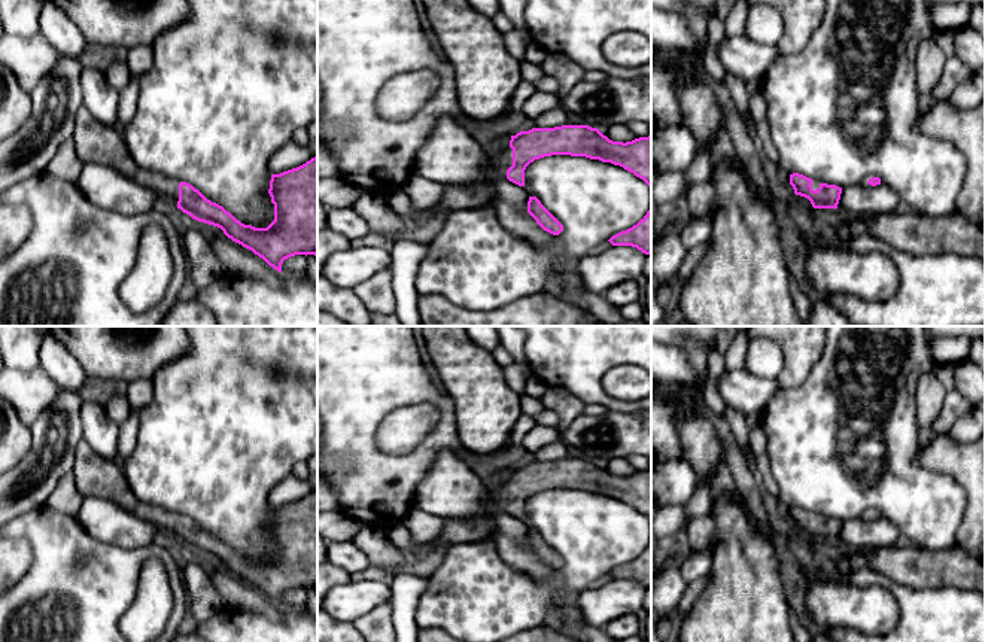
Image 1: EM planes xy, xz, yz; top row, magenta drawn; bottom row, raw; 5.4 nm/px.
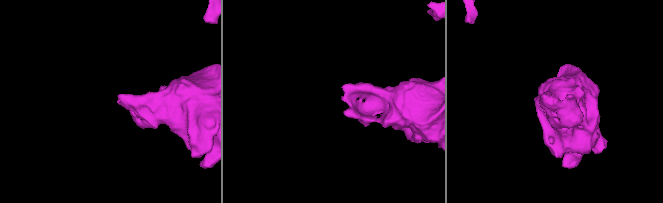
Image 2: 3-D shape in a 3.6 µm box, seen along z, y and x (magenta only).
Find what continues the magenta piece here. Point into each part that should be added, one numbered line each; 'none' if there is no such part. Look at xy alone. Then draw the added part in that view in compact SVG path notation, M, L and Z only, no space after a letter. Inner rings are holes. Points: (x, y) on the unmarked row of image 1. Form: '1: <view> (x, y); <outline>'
1: xy (96, 475); M85 441L76 445L72 474L83 498L106 495L133 515L156 524L177 541L180 515L142 502L130 489L118 463L98 456Z

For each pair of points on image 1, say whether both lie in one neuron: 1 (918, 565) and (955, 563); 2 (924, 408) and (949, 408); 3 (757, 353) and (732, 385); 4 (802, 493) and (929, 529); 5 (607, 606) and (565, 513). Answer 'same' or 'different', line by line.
1: same
2: different
3: different
4: same
5: different

